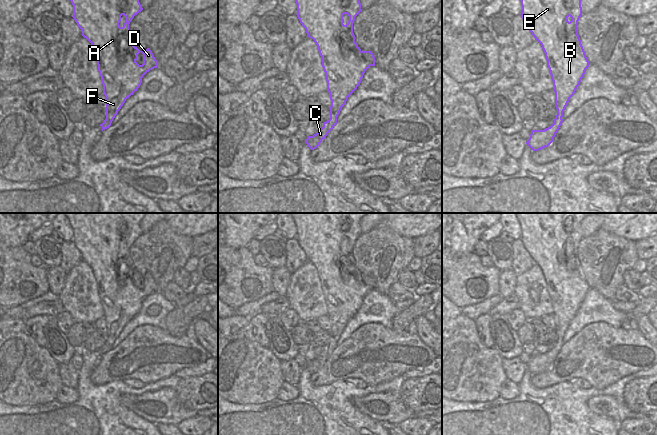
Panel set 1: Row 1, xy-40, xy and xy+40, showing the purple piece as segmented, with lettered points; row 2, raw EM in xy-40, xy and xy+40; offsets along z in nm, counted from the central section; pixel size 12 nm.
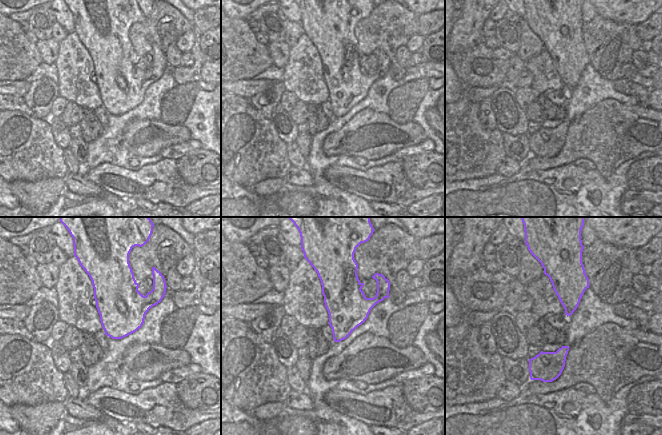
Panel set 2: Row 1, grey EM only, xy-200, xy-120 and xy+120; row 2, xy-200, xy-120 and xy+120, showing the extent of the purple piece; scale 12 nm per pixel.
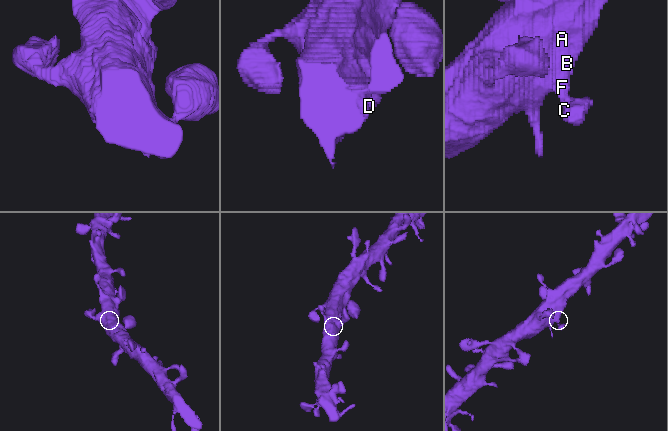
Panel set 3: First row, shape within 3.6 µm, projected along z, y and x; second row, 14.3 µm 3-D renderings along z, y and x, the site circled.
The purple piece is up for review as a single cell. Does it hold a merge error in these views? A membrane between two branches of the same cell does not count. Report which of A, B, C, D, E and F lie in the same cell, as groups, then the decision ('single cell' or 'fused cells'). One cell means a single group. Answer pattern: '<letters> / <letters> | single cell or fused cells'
A B C D E F | single cell

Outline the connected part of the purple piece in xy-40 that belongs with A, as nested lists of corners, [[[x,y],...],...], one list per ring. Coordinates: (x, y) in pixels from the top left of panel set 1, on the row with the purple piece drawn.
[[[70,0],[73,18],[82,31],[82,36],[92,45],[97,57],[98,71],[106,97],[106,119],[100,126],[102,131],[109,128],[126,99],[138,90],[143,76],[158,67],[152,51],[140,51],[132,44],[133,37],[129,24],[143,10],[139,0]]]

